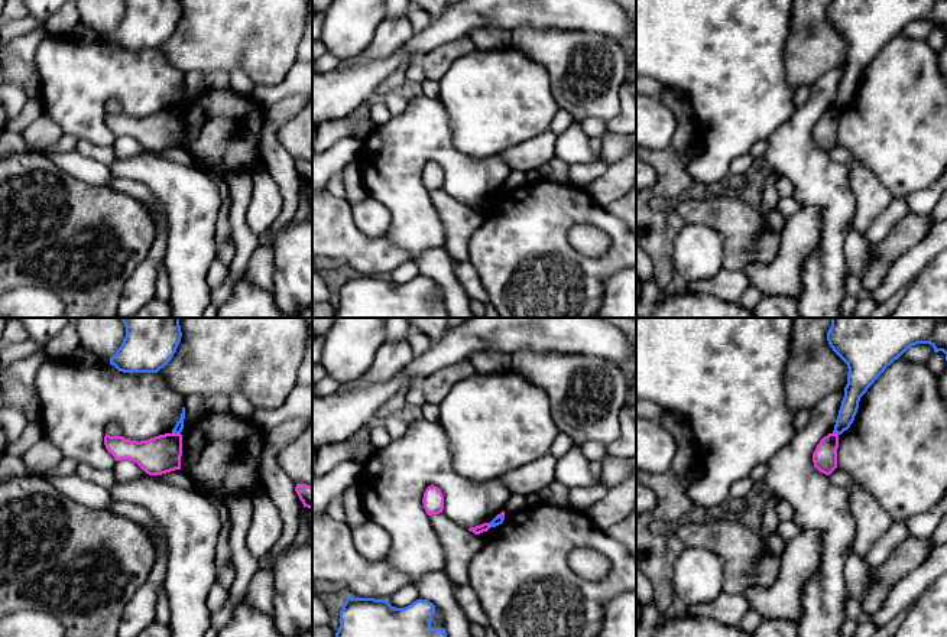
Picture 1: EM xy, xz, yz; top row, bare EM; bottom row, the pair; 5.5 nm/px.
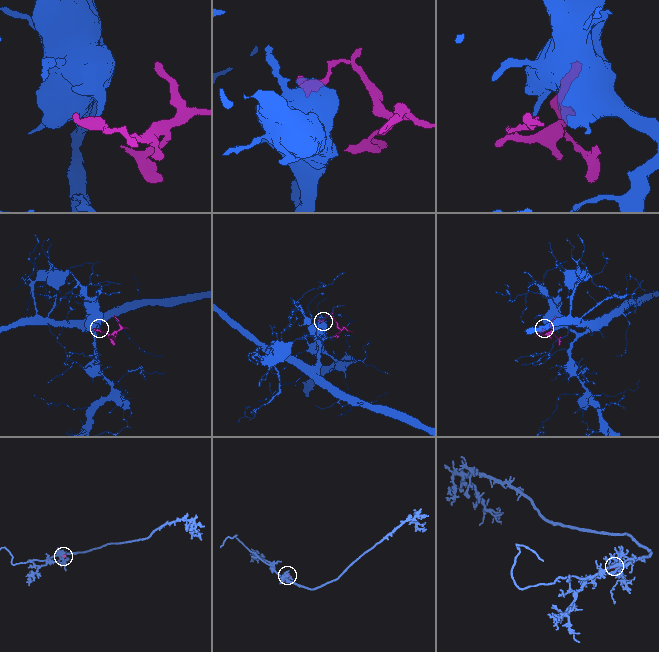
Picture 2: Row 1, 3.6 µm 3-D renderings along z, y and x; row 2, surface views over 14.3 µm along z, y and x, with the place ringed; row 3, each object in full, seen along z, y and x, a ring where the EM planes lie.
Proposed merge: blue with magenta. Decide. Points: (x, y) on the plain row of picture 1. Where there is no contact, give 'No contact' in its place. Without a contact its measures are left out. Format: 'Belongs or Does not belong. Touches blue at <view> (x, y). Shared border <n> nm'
Does not belong. Touches blue at xy (177, 109). Shared border 50 nm

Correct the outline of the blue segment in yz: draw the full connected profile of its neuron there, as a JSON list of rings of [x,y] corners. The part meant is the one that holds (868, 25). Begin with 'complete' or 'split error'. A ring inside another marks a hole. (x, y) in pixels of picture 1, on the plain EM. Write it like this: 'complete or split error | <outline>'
complete | [[[831,0],[827,9],[827,17],[849,45],[844,74],[833,107],[837,111],[841,111],[853,100],[860,74],[885,45],[898,36],[909,23],[930,20],[934,29],[943,27],[947,38],[947,0]]]

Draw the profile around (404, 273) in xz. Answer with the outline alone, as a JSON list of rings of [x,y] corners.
[[[406,260],[403,264],[392,270],[386,277],[395,285],[405,285],[419,276],[415,260]]]

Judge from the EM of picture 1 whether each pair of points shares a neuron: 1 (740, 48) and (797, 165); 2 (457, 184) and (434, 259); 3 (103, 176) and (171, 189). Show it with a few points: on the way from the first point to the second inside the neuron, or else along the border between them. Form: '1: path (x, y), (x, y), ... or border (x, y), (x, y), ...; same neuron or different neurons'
1: border (795, 109), (766, 139); different neurons
2: border (441, 246), (425, 249), (415, 260); different neurons
3: border (110, 168), (114, 175); different neurons

